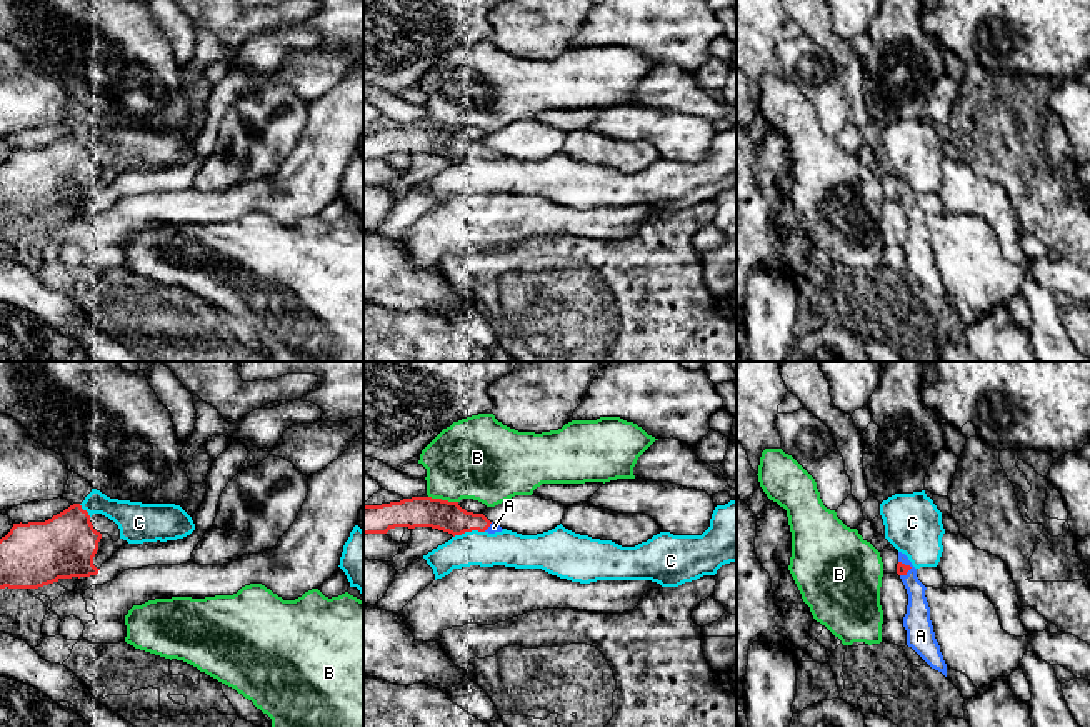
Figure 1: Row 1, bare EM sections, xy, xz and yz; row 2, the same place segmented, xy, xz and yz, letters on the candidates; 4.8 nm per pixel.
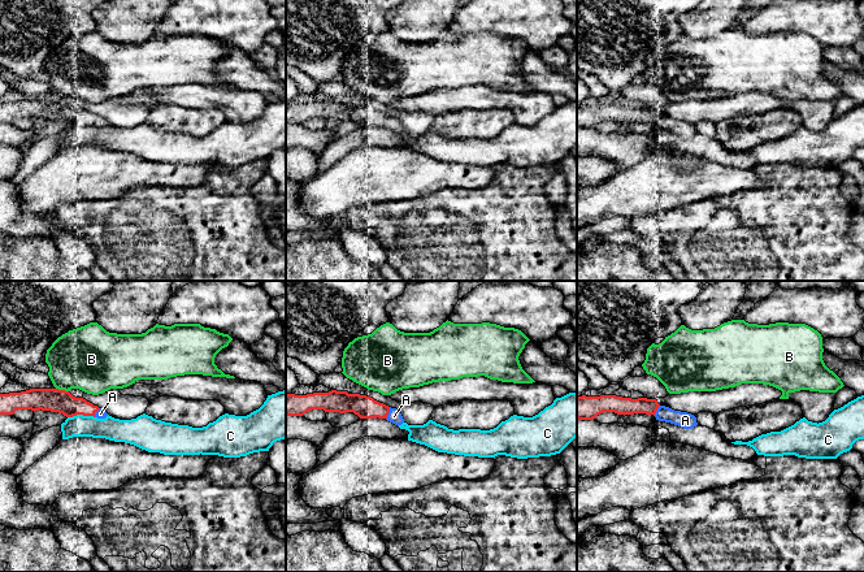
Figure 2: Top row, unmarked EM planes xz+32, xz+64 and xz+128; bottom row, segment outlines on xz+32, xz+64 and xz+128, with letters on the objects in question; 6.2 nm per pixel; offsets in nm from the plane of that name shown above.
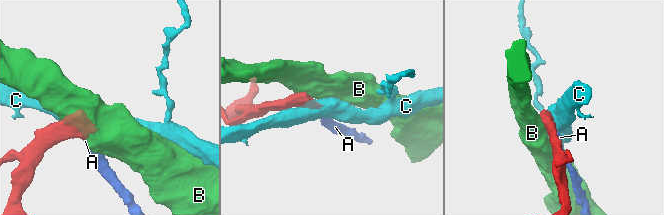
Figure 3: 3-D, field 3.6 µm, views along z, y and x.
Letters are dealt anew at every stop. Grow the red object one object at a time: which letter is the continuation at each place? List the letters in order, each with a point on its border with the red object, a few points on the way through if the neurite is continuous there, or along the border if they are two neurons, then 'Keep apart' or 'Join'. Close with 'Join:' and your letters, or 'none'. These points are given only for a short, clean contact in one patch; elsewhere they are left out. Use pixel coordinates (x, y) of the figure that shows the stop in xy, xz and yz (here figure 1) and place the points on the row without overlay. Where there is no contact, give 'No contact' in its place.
A: Touches red at yz (909, 192). Join
B: Touches red at xz (444, 127). Keep apart
C: Touches red at xz (469, 157). Keep apart
Join: A

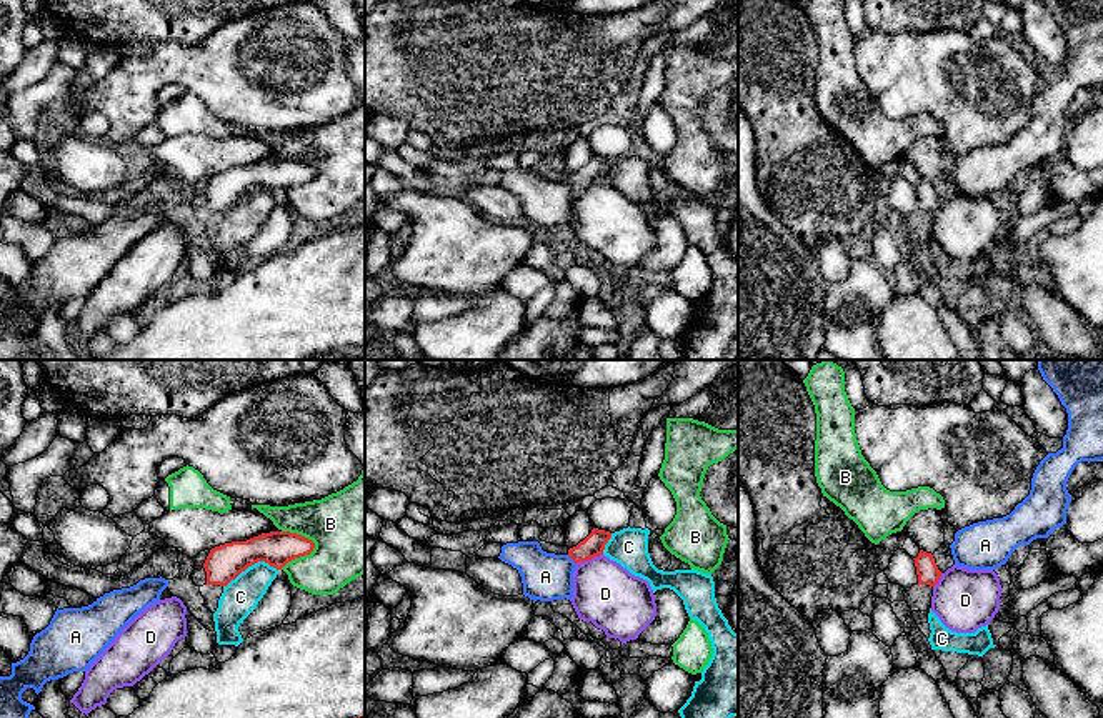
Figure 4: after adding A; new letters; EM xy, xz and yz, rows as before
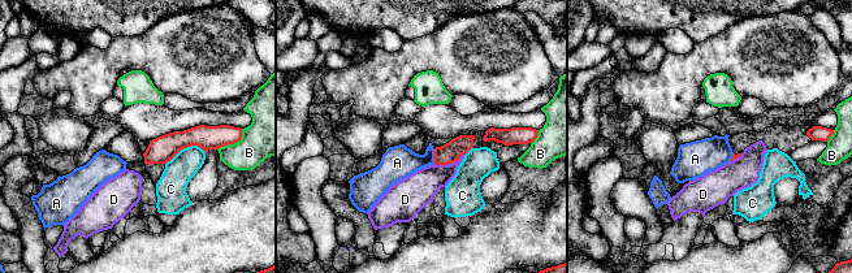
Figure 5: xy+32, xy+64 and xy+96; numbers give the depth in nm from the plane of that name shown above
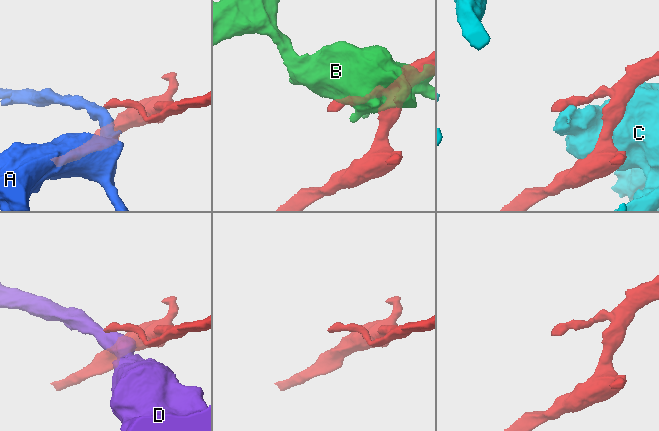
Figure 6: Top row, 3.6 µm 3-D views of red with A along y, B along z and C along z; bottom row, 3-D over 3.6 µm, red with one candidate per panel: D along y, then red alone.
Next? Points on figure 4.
A: Touches red at xz (572, 185). Boundary: xz (567, 182), (575, 190). Keep apart
B: Touches red at xy (299, 184). Keep apart
C: Touches red at xy (250, 192). Keep apart
D: Touches red at xz (588, 185). Boundary: xz (602, 180), (577, 190). Keep apart
Join: none

